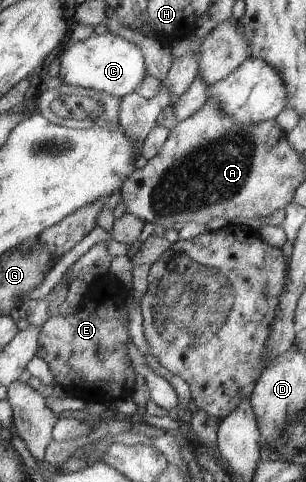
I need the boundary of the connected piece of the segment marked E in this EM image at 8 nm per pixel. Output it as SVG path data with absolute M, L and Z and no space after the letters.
M151 234L133 259L130 288L125 288L110 276L98 278L88 285L76 311L66 316L54 313L39 329L36 356L46 361L55 381L67 395L79 397L86 403L98 401L109 405L132 393L137 374L127 354L131 337L126 300L128 296L137 302L142 299L148 287L149 269L170 246L164 235Z

